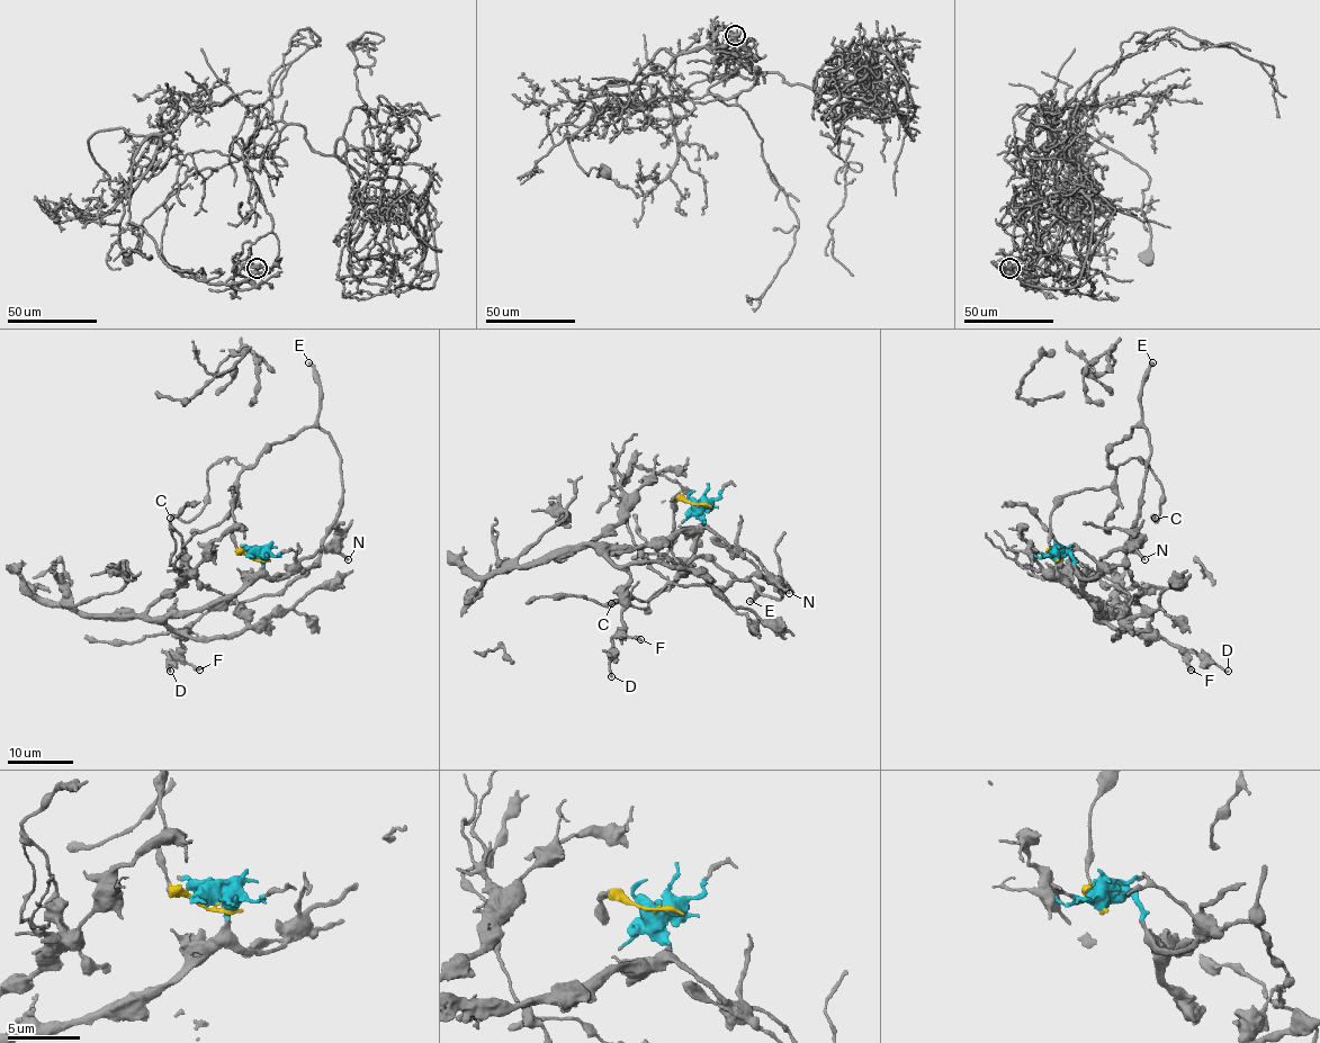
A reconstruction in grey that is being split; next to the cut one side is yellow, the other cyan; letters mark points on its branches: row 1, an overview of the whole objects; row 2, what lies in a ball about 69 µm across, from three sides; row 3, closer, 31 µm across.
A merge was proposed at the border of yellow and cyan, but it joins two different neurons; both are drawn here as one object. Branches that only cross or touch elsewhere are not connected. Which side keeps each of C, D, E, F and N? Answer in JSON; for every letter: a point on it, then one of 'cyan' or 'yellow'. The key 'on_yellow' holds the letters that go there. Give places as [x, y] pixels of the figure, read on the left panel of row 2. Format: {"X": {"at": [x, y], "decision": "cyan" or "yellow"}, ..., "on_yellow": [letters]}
{"C": {"at": [170, 518], "decision": "yellow"}, "D": {"at": [170, 671], "decision": "cyan"}, "E": {"at": [308, 362], "decision": "yellow"}, "F": {"at": [199, 670], "decision": "cyan"}, "N": {"at": [348, 559], "decision": "cyan"}, "on_yellow": ["C", "E"]}

